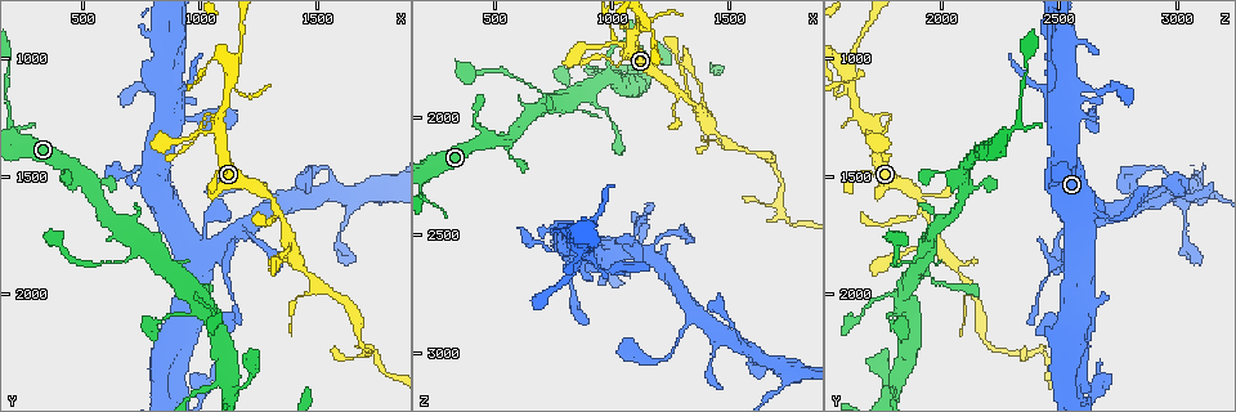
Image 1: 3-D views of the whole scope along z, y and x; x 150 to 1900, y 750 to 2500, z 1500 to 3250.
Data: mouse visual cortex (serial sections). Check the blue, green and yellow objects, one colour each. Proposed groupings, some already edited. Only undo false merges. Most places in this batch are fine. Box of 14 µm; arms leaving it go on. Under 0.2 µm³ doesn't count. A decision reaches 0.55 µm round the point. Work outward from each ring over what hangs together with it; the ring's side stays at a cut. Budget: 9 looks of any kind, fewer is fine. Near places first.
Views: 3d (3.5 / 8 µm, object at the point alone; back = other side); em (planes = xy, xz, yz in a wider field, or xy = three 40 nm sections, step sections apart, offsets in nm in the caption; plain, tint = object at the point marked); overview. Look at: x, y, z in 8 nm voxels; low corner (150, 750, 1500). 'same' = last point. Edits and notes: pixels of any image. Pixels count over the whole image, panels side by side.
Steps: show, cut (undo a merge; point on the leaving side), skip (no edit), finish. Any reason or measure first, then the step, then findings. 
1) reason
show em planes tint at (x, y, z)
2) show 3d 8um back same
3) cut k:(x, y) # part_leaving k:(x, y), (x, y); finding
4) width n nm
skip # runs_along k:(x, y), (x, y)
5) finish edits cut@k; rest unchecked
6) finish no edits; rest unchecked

thin neck
show 3d 3.5um at (1020, 1790, 2550)

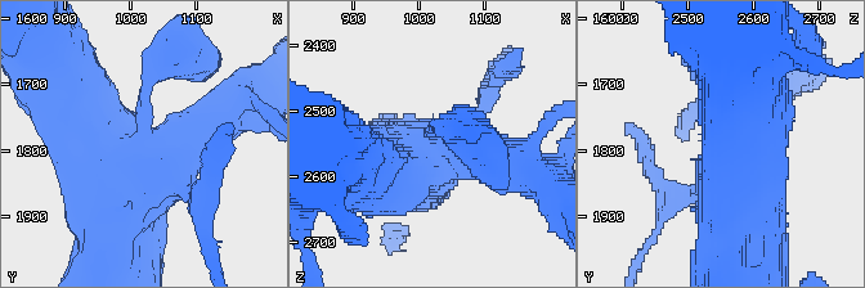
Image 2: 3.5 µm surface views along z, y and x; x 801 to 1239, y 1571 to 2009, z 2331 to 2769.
need the tissue
show em xy step 3 tint at (1020, 1780, 2540)

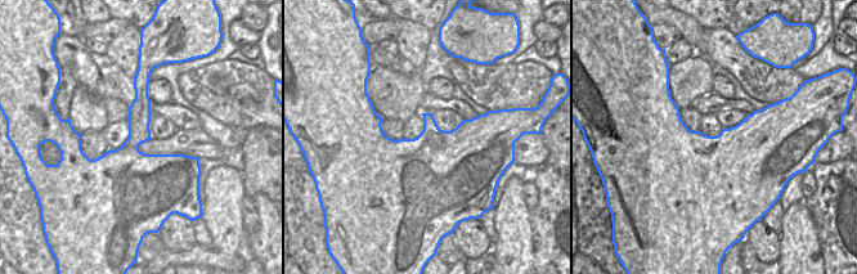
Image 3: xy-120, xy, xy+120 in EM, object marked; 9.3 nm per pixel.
width 650 nm
skip # runs_along 2:(90, 129), (149, 167), (220, 108); continuous, no second cell

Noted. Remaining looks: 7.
a narrow waist
show 3d 8um at (650, 1850, 1860)

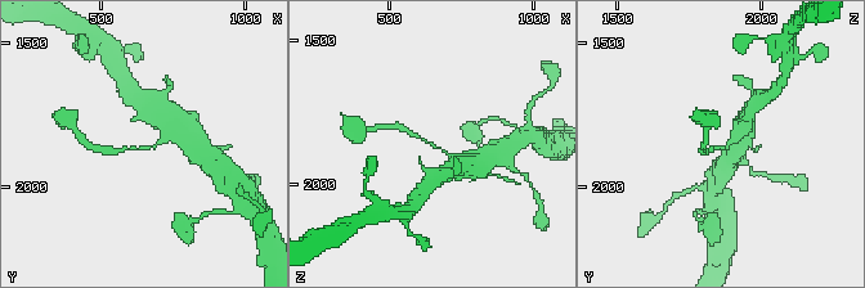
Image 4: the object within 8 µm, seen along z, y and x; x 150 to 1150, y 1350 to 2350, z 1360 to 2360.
arm_widths 150, 400 nm; now the EM
show em xy step 2 tint at (660, 1860, 1870)

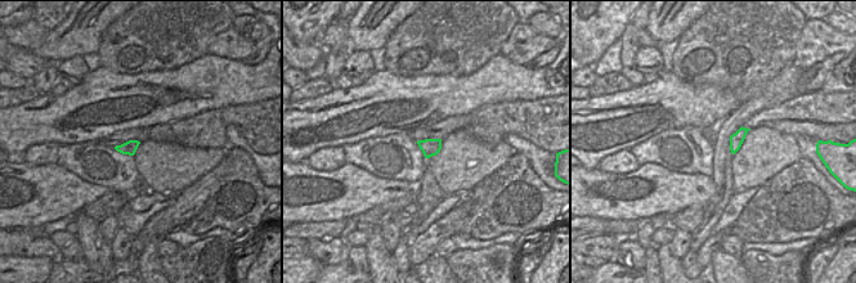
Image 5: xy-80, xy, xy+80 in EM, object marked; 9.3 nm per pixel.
skip # runs_along 4:(464, 167), (452, 156), (403, 129); continuous, no second cell

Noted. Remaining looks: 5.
a narrow waist
show 3d 3.5um at (1610, 2020, 2150)

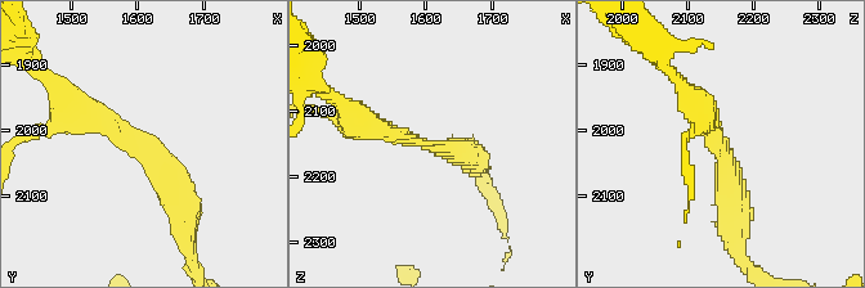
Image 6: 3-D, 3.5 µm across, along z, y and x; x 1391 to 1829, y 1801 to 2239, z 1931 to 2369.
arm_widths 300, 400 nm; now the EM
show em xy step 5 tint at (1600, 2025, 2150)

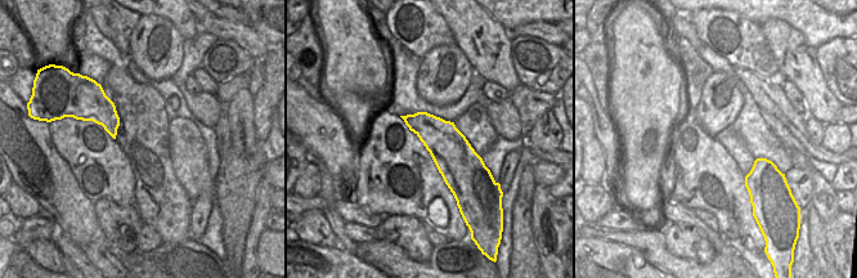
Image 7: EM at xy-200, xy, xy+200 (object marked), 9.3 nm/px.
skip # runs_along 6:(70, 103), (144, 147), (184, 217); one cell here

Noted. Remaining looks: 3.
abrupt turn
show 3d 3.5um at (1760, 2250, 2430)

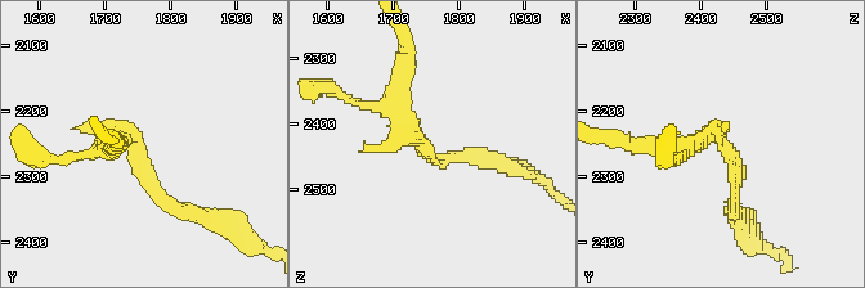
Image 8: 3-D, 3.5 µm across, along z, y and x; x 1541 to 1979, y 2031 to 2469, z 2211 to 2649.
show em xy step 2 tint at (1745, 2250, 2435)

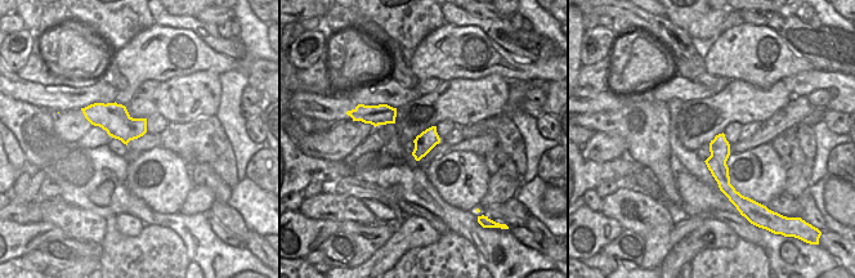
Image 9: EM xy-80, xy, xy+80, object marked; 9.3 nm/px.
skip # runs_along 8:(406, 80), (393, 112), (429, 158), (469, 158); continuous, no second cell

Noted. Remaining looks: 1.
finish no edits; rest unchecked

